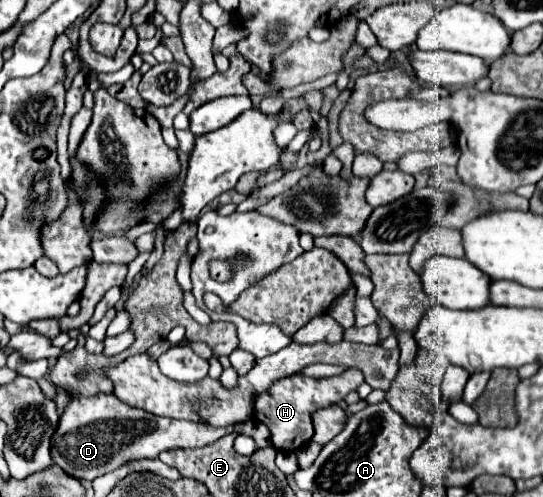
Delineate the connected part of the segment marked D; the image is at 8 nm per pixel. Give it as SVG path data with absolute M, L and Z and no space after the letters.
M113 393L95 395L95 397L71 397L65 413L59 419L59 427L51 437L51 457L69 475L83 481L85 479L93 481L95 477L109 473L127 461L155 459L161 451L167 449L205 447L229 433L251 435L251 431L245 429L245 423L211 429L211 427L199 427L191 421L157 417L153 413L117 401Z

